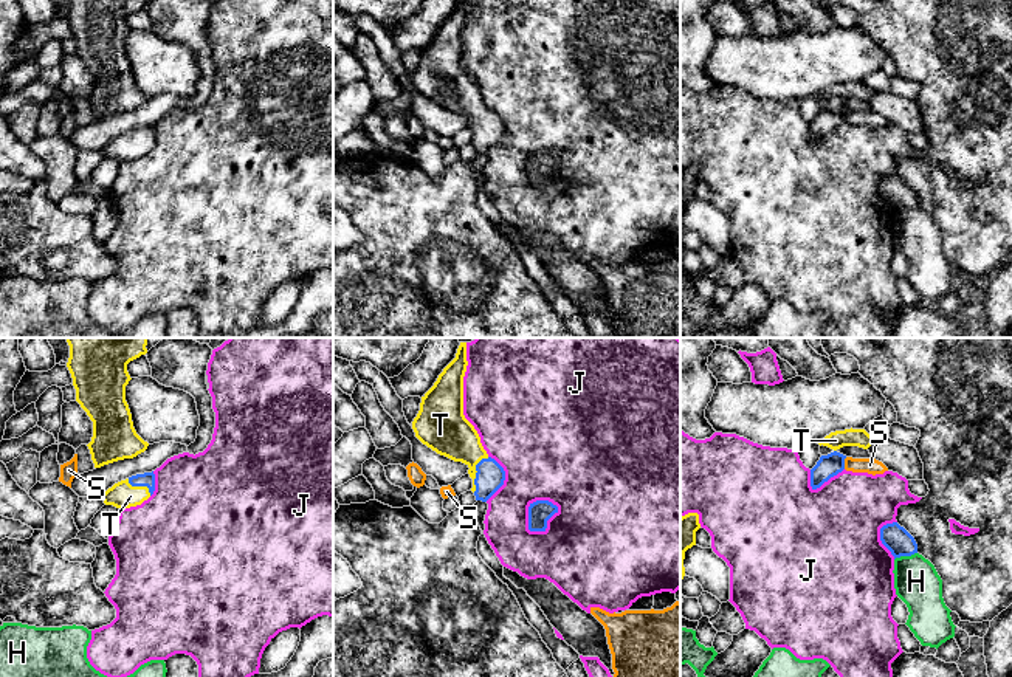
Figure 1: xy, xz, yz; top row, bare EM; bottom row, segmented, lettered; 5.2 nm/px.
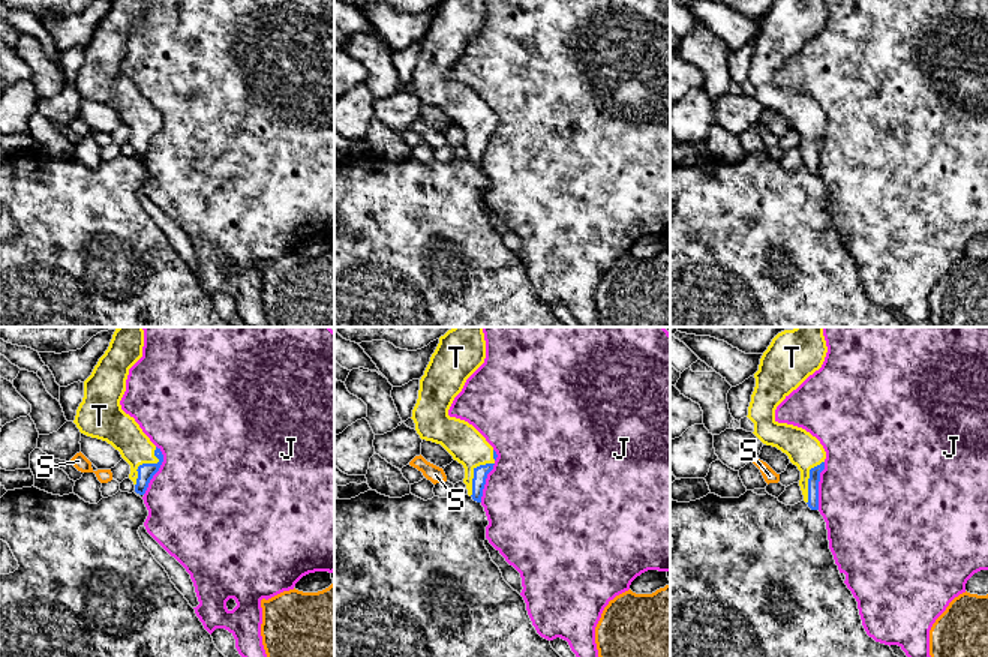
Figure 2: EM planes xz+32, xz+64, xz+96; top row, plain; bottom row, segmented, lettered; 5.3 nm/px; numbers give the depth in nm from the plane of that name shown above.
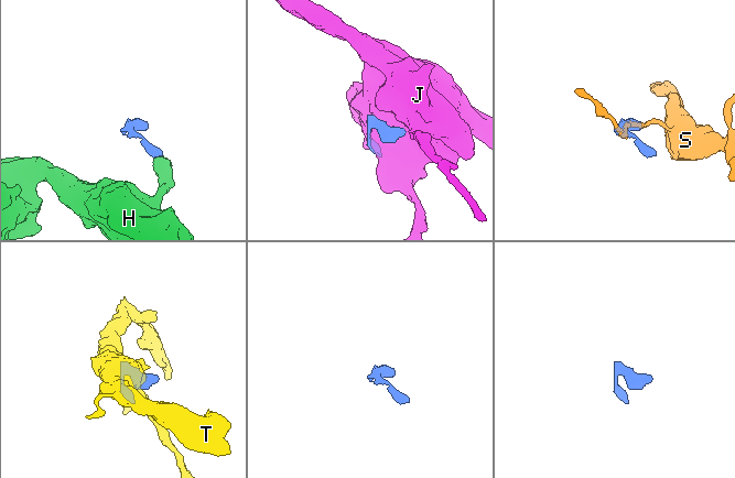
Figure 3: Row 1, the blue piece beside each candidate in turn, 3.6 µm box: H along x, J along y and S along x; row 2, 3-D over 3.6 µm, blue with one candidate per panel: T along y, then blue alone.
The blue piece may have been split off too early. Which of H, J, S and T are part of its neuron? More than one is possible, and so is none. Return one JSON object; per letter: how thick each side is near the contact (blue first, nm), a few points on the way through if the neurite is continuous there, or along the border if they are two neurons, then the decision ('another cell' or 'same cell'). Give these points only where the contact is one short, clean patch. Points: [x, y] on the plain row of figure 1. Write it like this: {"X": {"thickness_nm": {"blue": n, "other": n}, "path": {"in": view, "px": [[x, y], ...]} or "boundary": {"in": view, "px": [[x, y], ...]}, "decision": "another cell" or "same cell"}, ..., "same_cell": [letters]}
{"H": {"thickness_nm": {"blue": 140, "other": 240}, "boundary": {"in": "yz", "px": [[916, 205], [894, 213]]}, "decision": "another cell"}, "J": {"thickness_nm": {"blue": 120, "other": 500}, "decision": "another cell"}, "S": {"thickness_nm": {"blue": 120, "other": 80}, "boundary": {"in": "yz", "px": [[846, 110], [843, 121]]}, "decision": "another cell"}, "T": {"thickness_nm": {"blue": 150, "other": 240}, "decision": "same cell"}, "same_cell": ["T"]}

